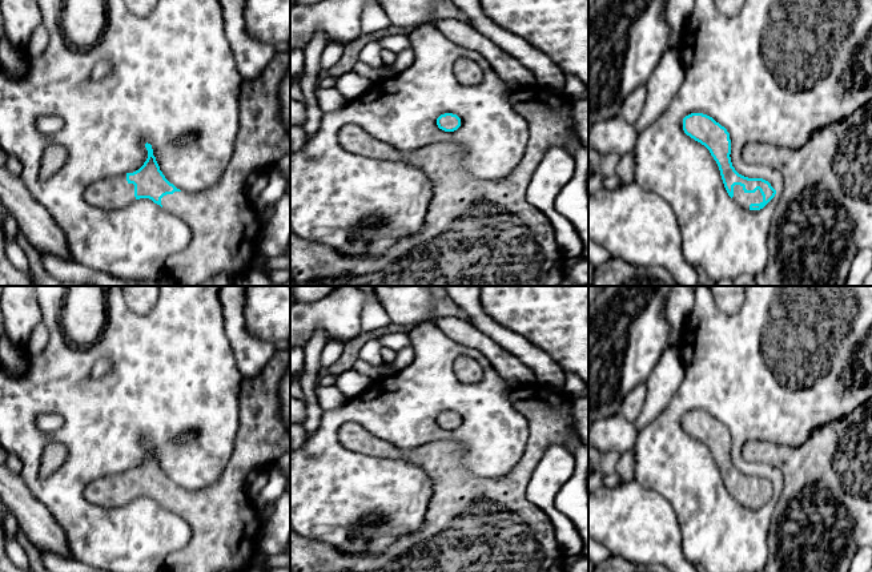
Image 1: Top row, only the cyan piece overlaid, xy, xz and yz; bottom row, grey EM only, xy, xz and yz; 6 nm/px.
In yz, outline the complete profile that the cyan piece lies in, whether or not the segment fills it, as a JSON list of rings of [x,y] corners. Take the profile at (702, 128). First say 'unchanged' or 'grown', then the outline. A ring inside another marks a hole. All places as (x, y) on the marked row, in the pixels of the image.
grown | [[[691,113],[683,118],[687,136],[704,145],[716,161],[728,196],[742,208],[763,209],[776,194],[763,178],[748,178],[739,174],[731,162],[731,140],[724,126],[703,113]]]

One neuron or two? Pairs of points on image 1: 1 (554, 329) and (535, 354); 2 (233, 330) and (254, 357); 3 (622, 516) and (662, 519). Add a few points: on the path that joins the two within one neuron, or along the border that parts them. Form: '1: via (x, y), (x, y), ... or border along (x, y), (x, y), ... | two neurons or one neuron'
1: border along (513, 333), (523, 335), (543, 350), (563, 370) | two neurons
2: via (238, 337), (249, 350) | one neuron
3: via (631, 519), (653, 519) | one neuron

